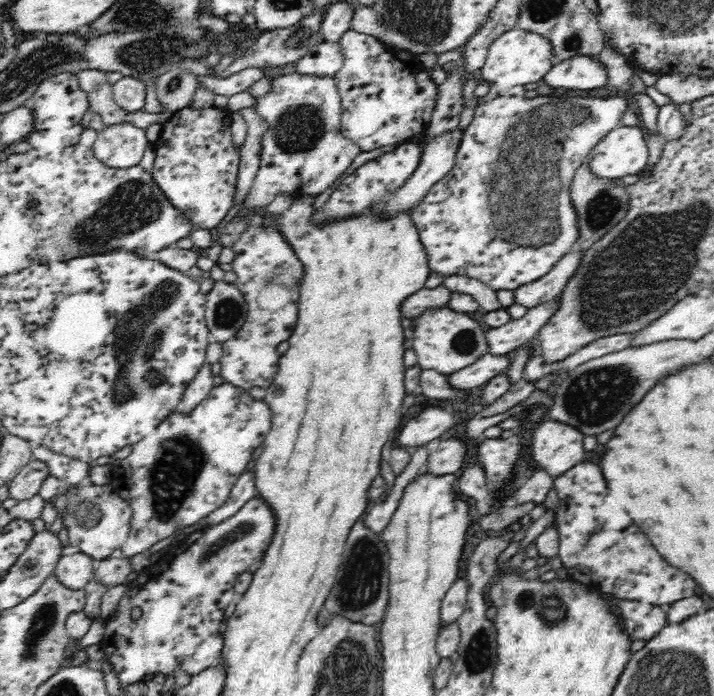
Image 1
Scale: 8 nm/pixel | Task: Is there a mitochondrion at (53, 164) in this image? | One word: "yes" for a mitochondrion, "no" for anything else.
no

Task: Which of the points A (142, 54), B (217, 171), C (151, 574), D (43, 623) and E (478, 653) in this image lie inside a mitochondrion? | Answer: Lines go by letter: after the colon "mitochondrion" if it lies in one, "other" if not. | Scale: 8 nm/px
A: mitochondrion
B: other
C: other
D: mitochondrion
E: mitochondrion

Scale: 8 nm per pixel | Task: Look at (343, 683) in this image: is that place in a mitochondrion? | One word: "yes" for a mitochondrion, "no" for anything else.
yes

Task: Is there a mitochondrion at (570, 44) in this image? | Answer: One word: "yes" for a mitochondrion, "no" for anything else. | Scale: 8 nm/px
yes

